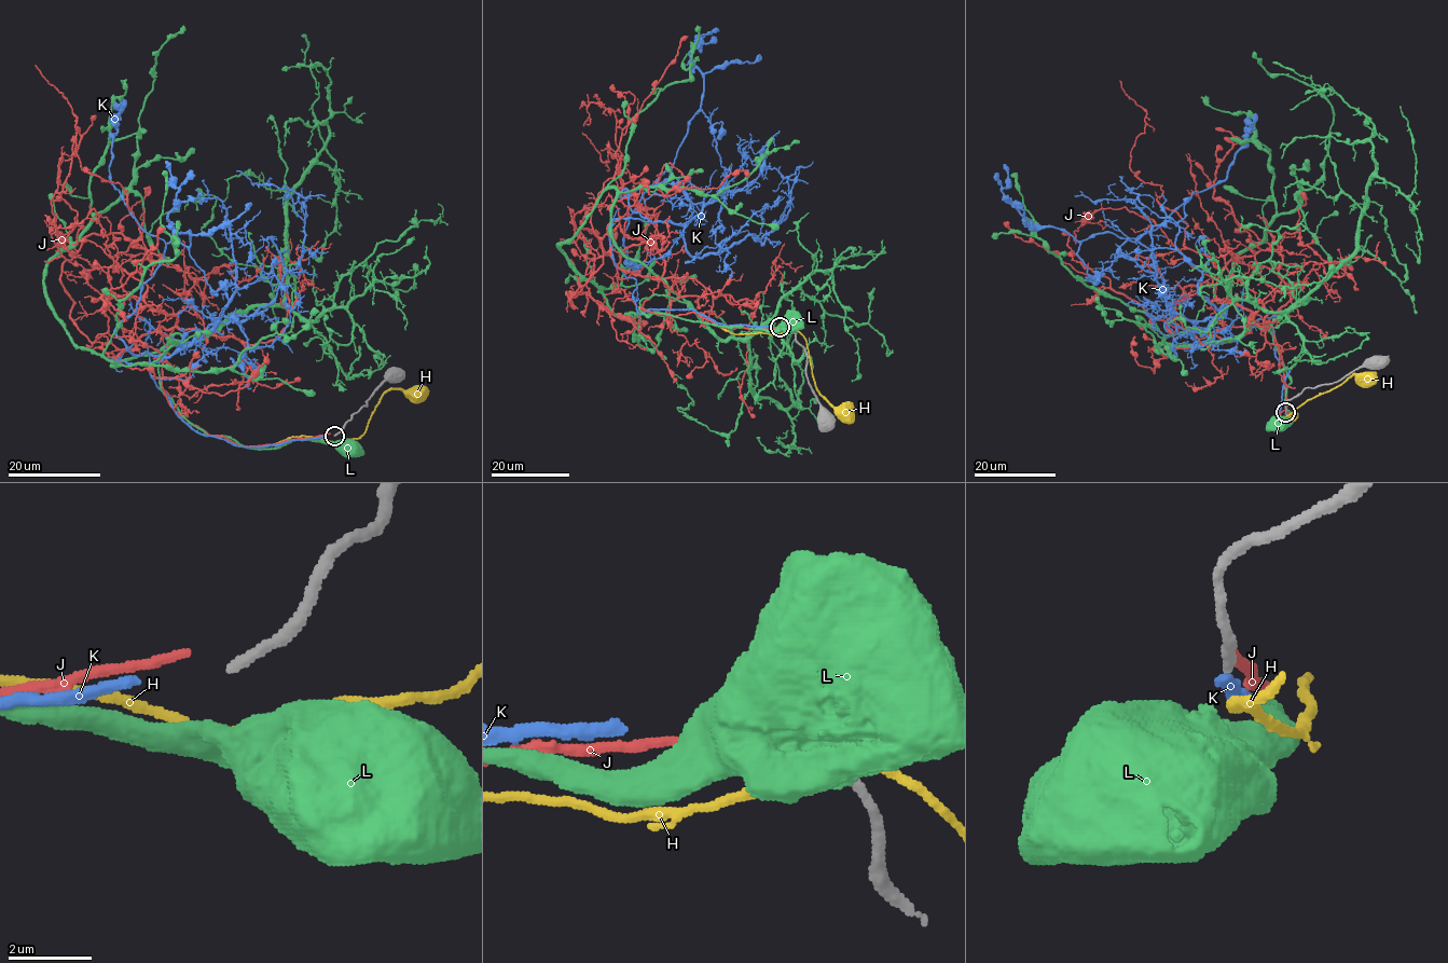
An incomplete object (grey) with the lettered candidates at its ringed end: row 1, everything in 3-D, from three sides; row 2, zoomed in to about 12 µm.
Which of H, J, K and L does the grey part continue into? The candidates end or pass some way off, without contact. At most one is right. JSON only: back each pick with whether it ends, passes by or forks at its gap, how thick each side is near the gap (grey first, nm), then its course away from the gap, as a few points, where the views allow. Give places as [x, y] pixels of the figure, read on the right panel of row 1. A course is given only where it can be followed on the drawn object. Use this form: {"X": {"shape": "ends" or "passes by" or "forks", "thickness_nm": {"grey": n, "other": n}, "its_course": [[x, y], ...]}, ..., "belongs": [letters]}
{"belongs": []}

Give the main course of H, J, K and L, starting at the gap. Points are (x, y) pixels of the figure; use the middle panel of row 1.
H: (783, 332), (797, 330), (803, 336), (815, 386), (833, 407), (846, 407), (847, 412)
J: (776, 327), (640, 308), (658, 284), (607, 234), (574, 307), (580, 229), (607, 255), (617, 232)
K: (772, 326), (640, 314), (614, 259), (615, 219), (652, 222), (620, 194), (667, 179), (700, 108), (695, 35)
L: (777, 327), (790, 321)

